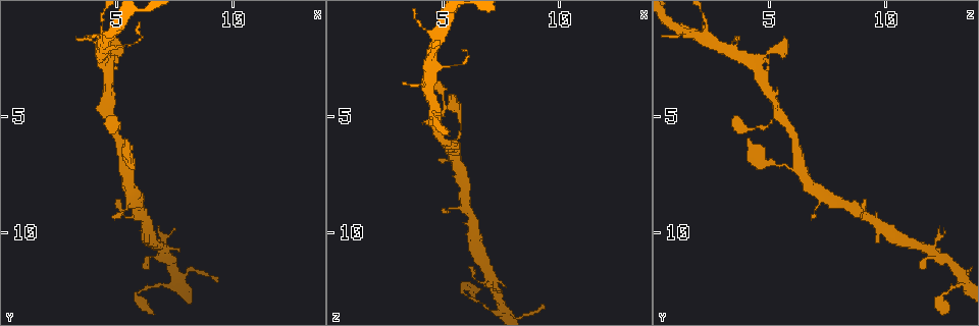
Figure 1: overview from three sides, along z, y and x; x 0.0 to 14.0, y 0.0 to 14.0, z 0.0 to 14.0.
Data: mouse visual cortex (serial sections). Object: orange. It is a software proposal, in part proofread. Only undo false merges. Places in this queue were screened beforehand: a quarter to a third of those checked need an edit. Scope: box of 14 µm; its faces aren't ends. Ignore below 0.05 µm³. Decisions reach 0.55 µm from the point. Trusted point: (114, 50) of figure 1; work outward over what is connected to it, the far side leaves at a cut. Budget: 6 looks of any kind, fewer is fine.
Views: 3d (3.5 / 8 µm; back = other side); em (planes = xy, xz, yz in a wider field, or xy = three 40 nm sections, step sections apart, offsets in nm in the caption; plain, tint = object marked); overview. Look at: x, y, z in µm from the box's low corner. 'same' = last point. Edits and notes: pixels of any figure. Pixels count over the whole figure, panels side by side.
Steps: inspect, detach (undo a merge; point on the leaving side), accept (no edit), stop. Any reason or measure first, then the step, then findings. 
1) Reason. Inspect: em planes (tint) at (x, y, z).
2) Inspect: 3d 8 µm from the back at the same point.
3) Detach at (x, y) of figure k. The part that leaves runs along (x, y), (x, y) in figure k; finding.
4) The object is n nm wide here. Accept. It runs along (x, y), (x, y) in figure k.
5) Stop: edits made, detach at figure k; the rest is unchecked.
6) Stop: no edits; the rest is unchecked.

Sharp bend. Inspect: 3d 3.5 µm at (4.7, 2.6, 4.5).

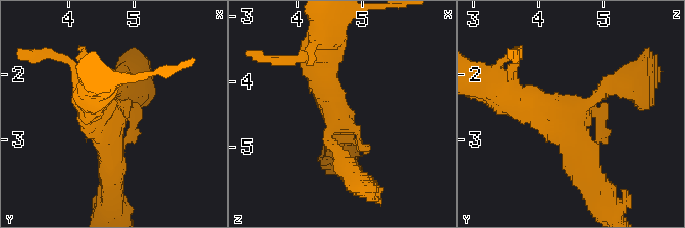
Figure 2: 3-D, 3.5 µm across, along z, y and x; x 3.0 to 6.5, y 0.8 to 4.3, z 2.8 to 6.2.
Need the tissue. Inspect: em xy step 2 (tint) at (4.70, 2.70, 4.55).

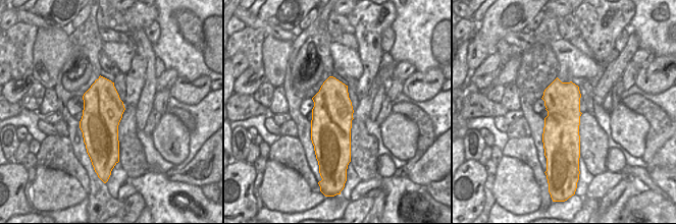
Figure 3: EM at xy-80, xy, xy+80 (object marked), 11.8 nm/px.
The object is 480 nm wide here. Accept. It runs along (620, 87), (573, 118), (591, 183) in figure 2; all the same cell.

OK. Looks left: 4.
Small branch off a trunk. Inspect: 3d 3.5 µm from the back at (4.6, 1.8, 2.3).

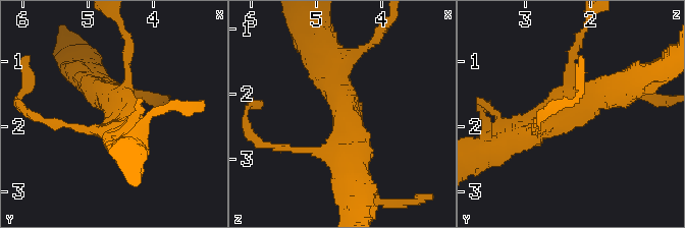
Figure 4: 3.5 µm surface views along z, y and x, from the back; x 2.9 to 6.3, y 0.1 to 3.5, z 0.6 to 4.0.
3 arms meet here; the arms are 150, 450, 450 nm wide. Inspect: em planes (tint) at (4.55, 1.75, 2.25).

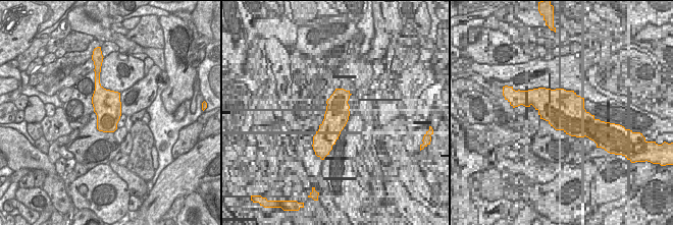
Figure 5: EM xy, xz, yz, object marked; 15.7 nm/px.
Accept. It runs along (518, 135), (630, 89) in figure 4; continuous, no second cell.

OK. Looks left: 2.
Calibre changes. Inspect: 3d 3.5 µm at (7.1, 11.0, 12.1).

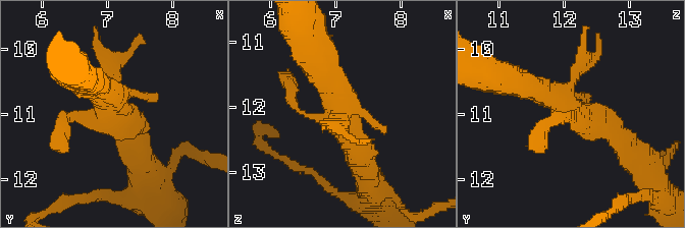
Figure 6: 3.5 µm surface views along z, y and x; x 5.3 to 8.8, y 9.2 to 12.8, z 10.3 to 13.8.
Inspect: em xy step 3 (tint) at (7.10, 11.00, 12.20).

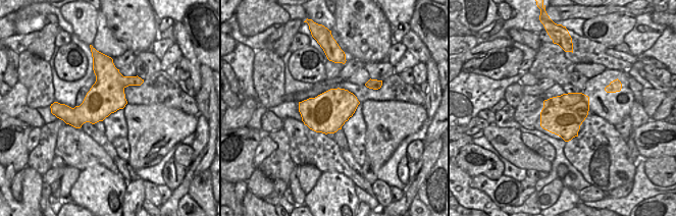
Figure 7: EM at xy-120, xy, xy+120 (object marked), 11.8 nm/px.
Detach at (590, 56) of figure 6. The part that leaves runs along (568, 87), (583, 58), (588, 27) in figure 6; a second cell is stuck on.

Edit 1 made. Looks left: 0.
Stop: edits made, detach at figure 6; the rest is unchecked.

